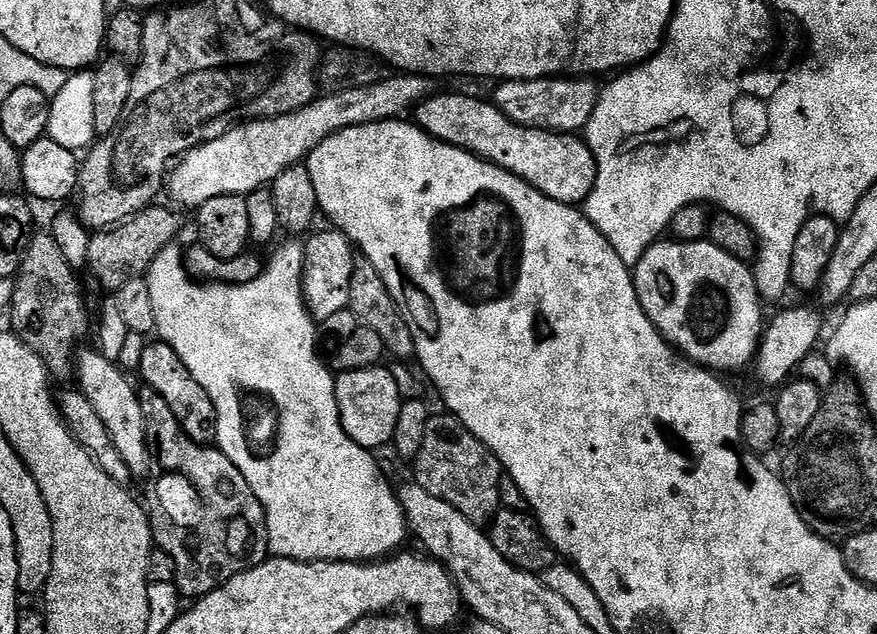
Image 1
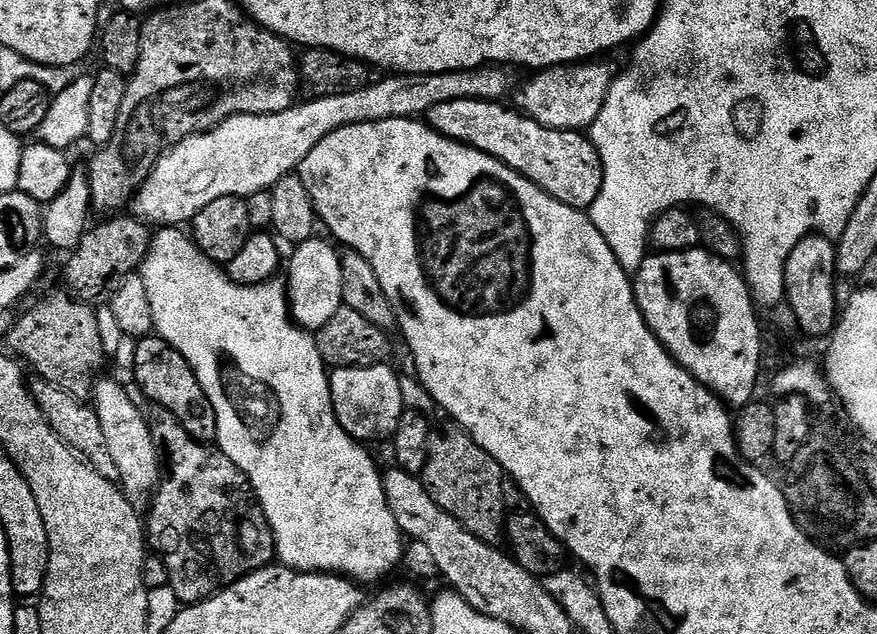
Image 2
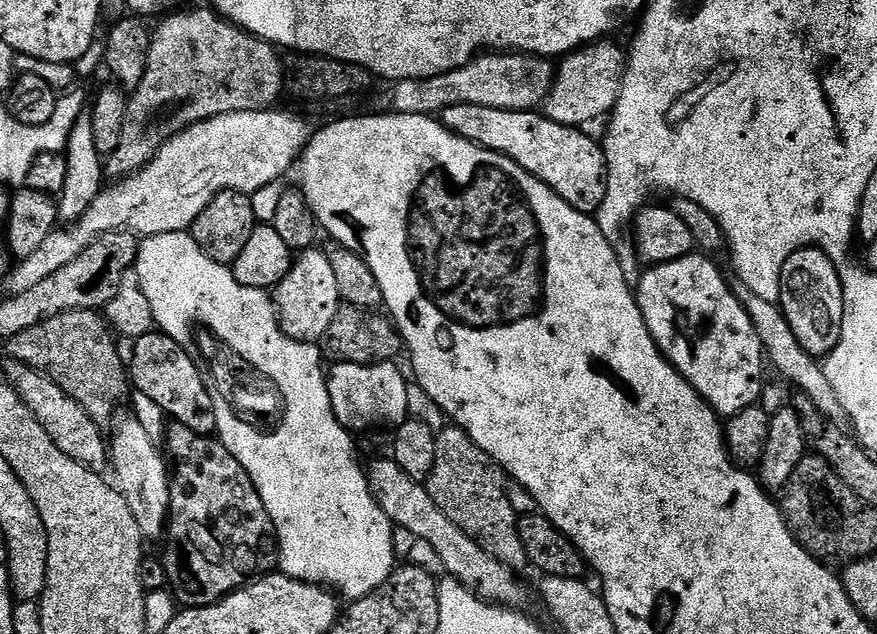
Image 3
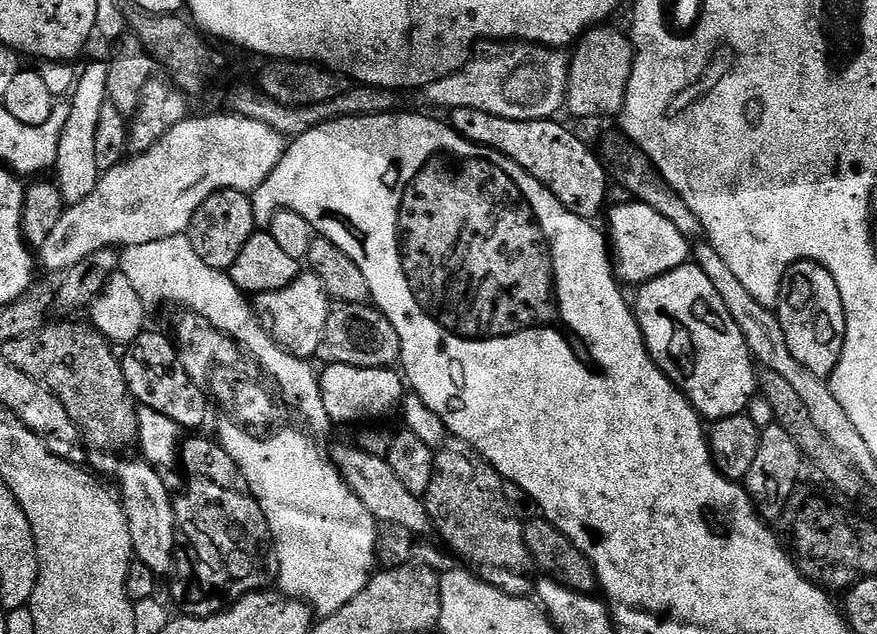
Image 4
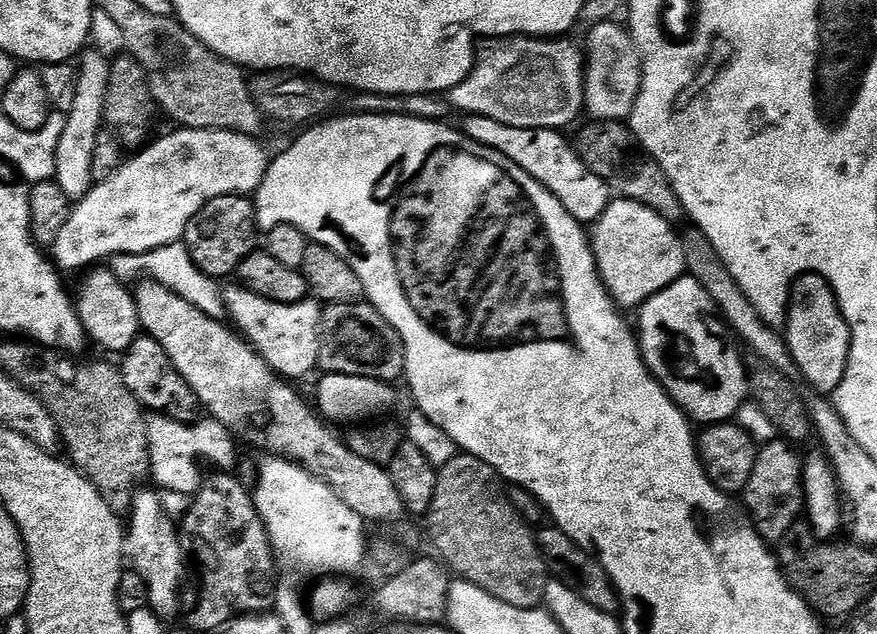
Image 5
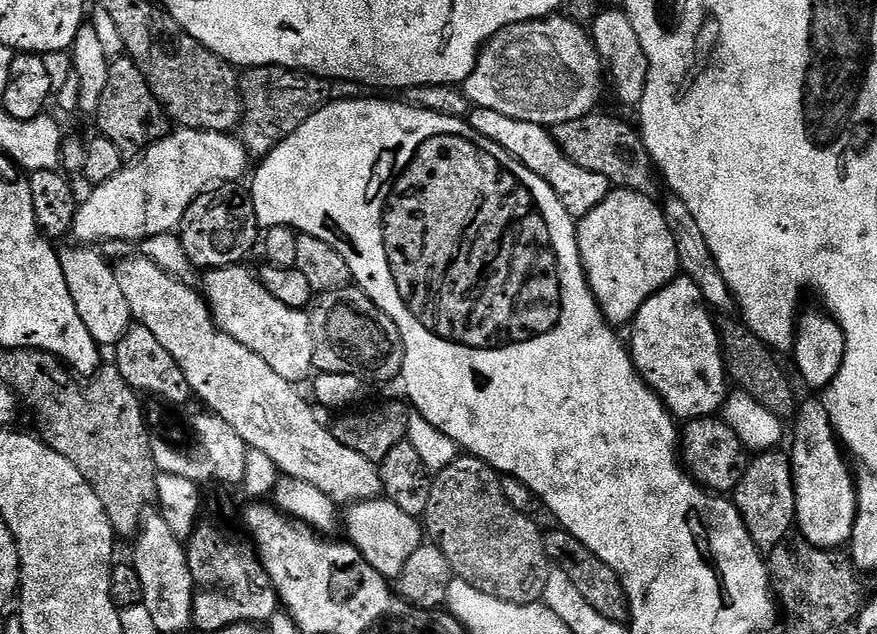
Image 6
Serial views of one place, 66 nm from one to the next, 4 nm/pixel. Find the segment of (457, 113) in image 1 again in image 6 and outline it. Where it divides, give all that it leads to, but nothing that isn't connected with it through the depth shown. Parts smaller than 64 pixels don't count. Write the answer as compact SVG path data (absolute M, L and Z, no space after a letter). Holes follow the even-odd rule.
M485 108L473 111L470 123L474 130L478 130L478 134L490 138L498 146L505 148L515 160L522 162L522 166L538 174L538 178L542 178L542 182L546 182L550 190L558 194L562 206L566 206L572 217L579 218L590 214L594 206L598 206L607 198L610 191L608 180L602 174L584 170L572 162L556 144L551 131L545 125L522 122L518 118L510 118L506 114L498 114Z

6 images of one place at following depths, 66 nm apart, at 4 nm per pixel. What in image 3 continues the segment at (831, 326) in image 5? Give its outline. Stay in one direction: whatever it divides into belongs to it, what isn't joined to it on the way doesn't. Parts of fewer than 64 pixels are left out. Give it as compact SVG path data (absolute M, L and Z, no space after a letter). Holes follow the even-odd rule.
M799 248L794 254L790 256L783 263L782 268L782 278L780 279L780 299L778 301L778 306L783 310L784 317L787 322L790 323L791 330L794 331L794 336L798 340L799 345L802 346L804 350L810 355L817 358L824 358L824 355L831 355L841 343L843 339L843 329L844 329L844 318L845 318L845 302L844 302L844 287L841 286L841 271L839 267L833 262L833 260L825 254L820 248Z

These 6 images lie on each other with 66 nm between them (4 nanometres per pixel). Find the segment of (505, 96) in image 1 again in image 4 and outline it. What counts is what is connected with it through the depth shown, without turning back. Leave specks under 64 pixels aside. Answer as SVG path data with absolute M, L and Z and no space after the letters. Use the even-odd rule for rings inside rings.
M593 26L575 41L568 65L566 112L580 120L595 116L619 117L624 110L626 90L632 77L632 42L616 28Z

